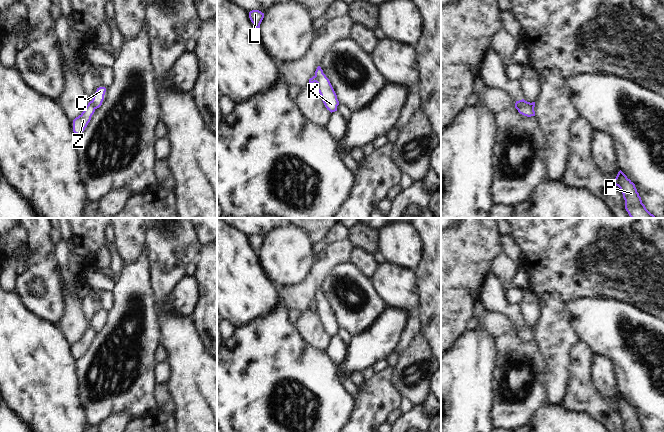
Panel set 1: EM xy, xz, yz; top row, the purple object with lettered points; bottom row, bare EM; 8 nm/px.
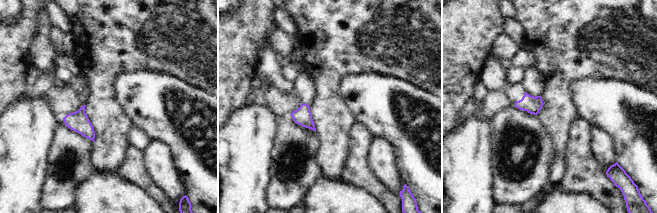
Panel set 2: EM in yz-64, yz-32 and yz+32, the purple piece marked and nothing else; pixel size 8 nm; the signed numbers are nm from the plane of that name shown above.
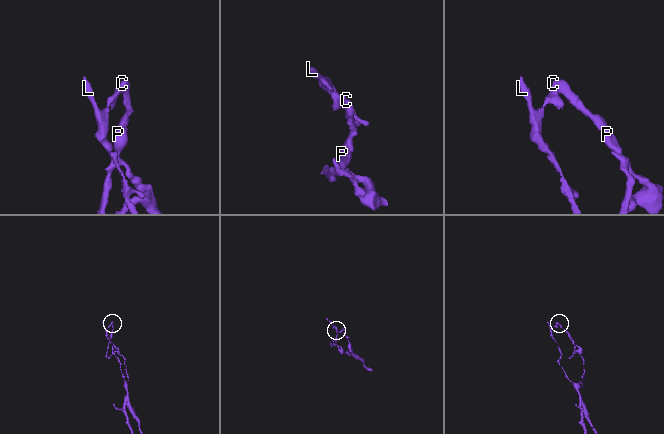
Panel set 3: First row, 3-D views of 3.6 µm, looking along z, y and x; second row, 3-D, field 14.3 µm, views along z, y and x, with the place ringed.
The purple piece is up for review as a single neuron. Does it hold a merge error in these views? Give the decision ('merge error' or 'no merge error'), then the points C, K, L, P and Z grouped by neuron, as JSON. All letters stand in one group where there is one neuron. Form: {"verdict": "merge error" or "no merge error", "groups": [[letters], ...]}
{"verdict": "merge error", "groups": [["C", "K", "P"], ["L", "Z"]]}

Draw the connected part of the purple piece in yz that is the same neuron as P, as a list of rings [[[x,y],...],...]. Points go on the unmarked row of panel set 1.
[[[621,394],[618,396],[613,408],[620,412],[625,424],[625,432],[646,432],[635,408]]]

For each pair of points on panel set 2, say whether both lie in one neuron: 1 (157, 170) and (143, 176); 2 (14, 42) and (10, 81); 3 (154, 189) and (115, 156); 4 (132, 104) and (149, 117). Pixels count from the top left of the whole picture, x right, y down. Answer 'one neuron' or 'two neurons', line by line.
1: two neurons
2: one neuron
3: two neurons
4: one neuron

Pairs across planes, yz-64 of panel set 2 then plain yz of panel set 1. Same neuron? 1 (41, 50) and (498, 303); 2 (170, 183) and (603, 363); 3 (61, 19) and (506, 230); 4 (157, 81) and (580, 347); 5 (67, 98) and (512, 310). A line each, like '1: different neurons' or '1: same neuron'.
1: same neuron
2: same neuron
3: different neurons
4: different neurons
5: different neurons

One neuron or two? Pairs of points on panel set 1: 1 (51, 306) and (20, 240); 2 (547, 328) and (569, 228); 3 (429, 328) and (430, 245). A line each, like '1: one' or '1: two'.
1: two
2: one
3: one

